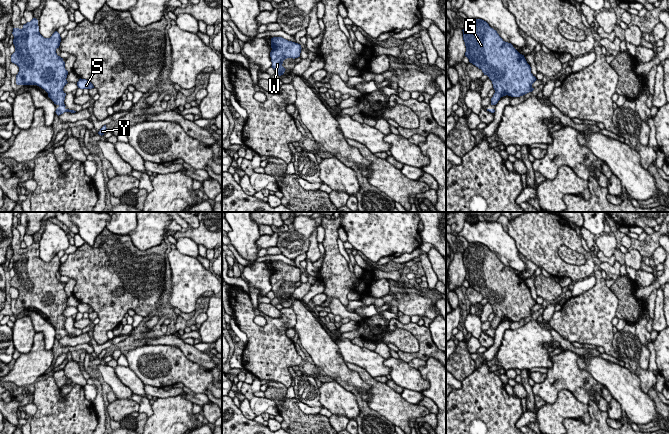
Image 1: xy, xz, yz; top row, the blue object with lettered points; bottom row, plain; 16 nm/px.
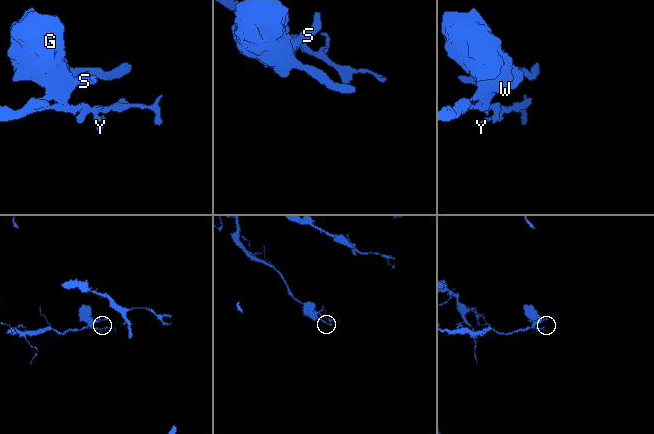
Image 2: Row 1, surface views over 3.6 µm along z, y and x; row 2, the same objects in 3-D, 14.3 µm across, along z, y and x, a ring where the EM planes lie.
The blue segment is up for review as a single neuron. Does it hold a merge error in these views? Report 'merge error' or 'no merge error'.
no merge error

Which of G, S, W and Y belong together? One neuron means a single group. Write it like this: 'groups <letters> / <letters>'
groups G S W Y

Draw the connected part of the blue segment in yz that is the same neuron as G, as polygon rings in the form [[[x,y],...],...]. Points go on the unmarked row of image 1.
[[[469,243],[462,255],[466,270],[465,280],[492,305],[495,317],[491,322],[491,329],[496,329],[503,320],[520,321],[534,314],[532,308],[537,303],[531,297],[531,291],[524,279],[520,278],[511,267],[505,266],[486,245]]]

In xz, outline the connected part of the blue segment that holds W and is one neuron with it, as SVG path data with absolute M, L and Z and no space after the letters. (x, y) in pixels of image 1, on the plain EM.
M282 261L271 262L271 286L272 292L279 300L283 299L285 292L282 290L283 285L287 282L298 282L301 277L301 269L292 265L288 265Z

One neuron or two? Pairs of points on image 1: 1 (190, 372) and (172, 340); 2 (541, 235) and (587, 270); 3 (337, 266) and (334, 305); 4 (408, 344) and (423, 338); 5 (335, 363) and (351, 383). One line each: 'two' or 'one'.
1: two
2: one
3: two
4: two
5: one

